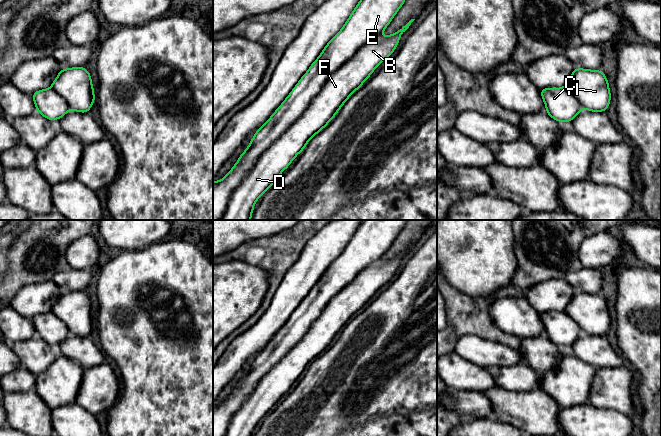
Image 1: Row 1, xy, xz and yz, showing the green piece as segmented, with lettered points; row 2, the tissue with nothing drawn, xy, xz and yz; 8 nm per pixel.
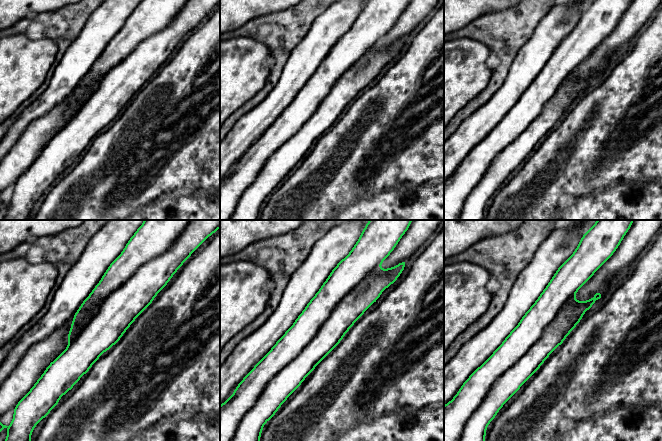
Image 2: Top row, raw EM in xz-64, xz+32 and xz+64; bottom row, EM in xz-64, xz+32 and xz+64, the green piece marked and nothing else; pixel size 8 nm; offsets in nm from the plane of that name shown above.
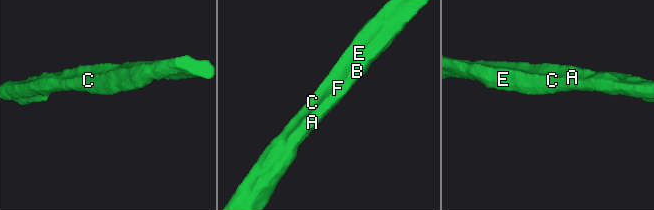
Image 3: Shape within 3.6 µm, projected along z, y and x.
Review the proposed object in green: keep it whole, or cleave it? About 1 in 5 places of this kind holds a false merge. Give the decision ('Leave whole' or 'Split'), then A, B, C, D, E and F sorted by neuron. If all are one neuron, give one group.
Split. Groups: A B D F / C E

